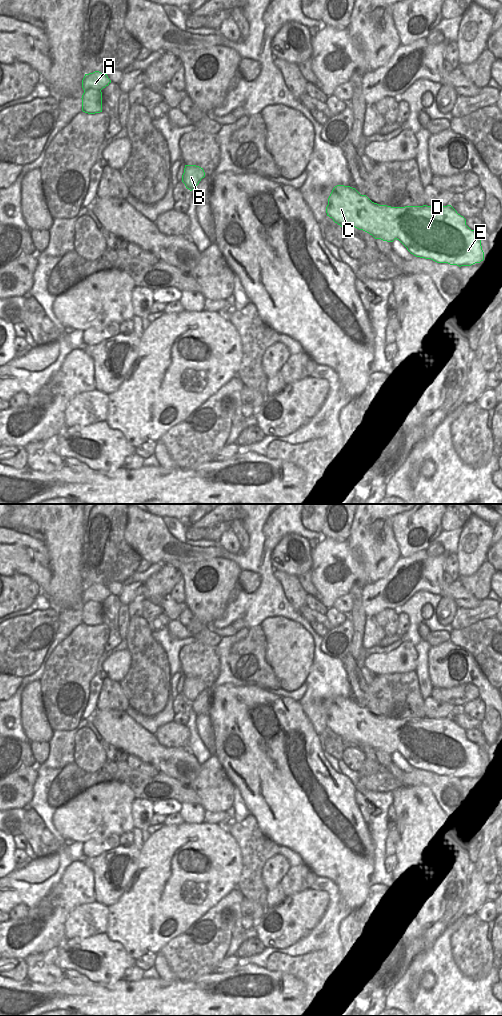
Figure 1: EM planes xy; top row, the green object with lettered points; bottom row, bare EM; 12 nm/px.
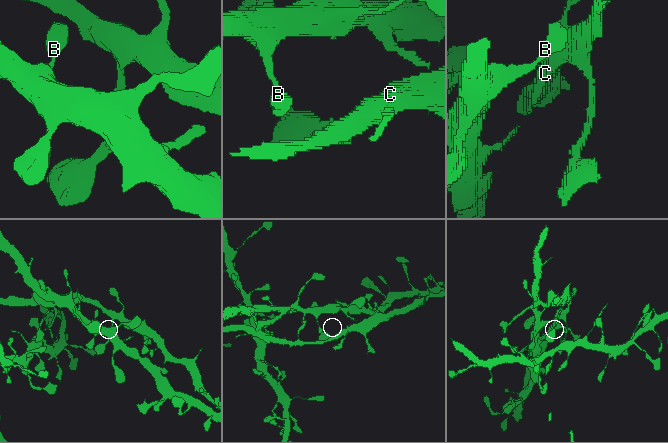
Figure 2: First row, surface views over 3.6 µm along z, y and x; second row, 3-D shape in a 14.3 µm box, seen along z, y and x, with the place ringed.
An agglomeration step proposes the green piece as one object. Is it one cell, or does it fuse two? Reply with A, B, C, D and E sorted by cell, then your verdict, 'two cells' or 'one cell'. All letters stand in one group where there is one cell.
A C D E / B; two cells

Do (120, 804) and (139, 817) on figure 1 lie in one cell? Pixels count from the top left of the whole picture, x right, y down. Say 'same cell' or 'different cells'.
different cells

